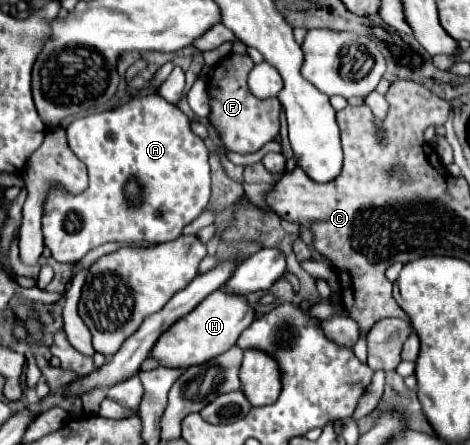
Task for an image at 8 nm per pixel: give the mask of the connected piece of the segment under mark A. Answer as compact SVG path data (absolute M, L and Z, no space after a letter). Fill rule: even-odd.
M144 95L144 97L132 97L128 103L112 109L112 111L104 111L104 113L94 113L94 115L88 115L88 117L82 117L82 119L76 119L74 123L70 123L66 127L66 133L68 133L68 143L70 143L70 149L76 153L76 157L88 167L88 179L90 179L90 187L80 193L80 195L68 195L64 191L52 191L48 195L48 201L46 201L46 207L44 207L44 217L42 217L42 231L44 231L44 243L48 245L48 249L52 251L52 257L56 261L62 261L62 263L74 263L74 261L80 261L90 249L94 247L100 247L104 243L110 243L110 241L116 241L116 243L140 243L140 241L146 241L146 243L164 243L164 241L174 241L182 235L182 229L194 221L208 205L210 201L210 165L208 165L208 147L204 145L204 141L192 133L190 129L190 119L172 103L168 103L166 99L162 99L160 95ZM130 177L136 177L140 179L140 183L144 185L144 201L142 205L138 207L126 207L126 199L124 199L124 183L126 179Z

